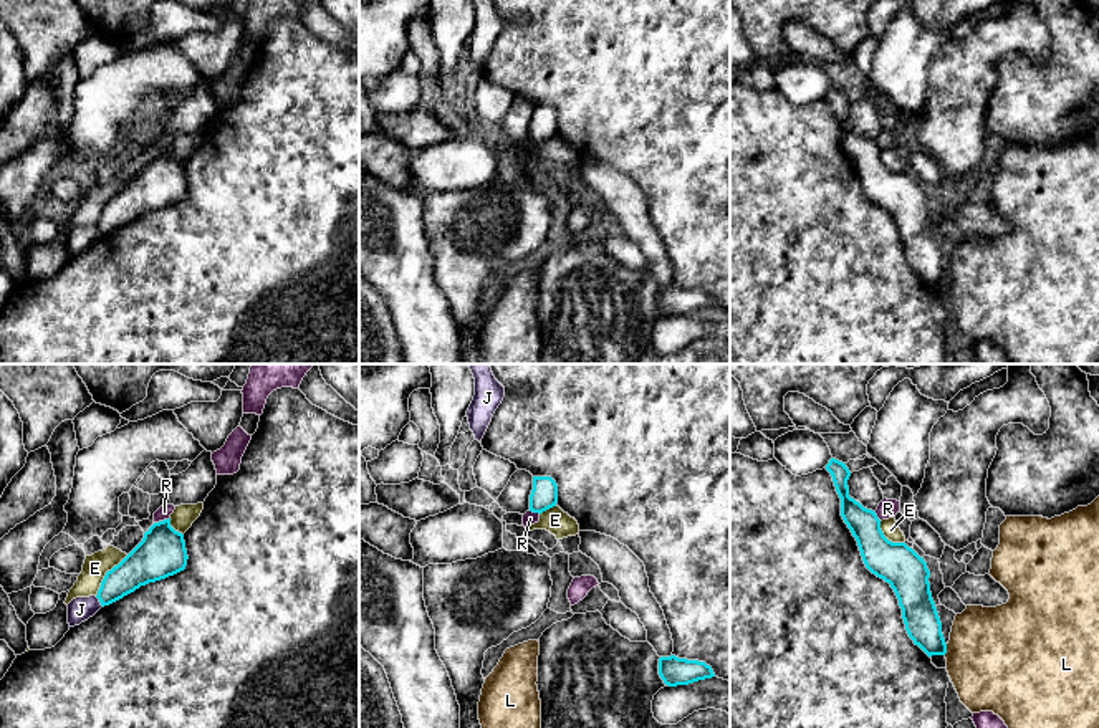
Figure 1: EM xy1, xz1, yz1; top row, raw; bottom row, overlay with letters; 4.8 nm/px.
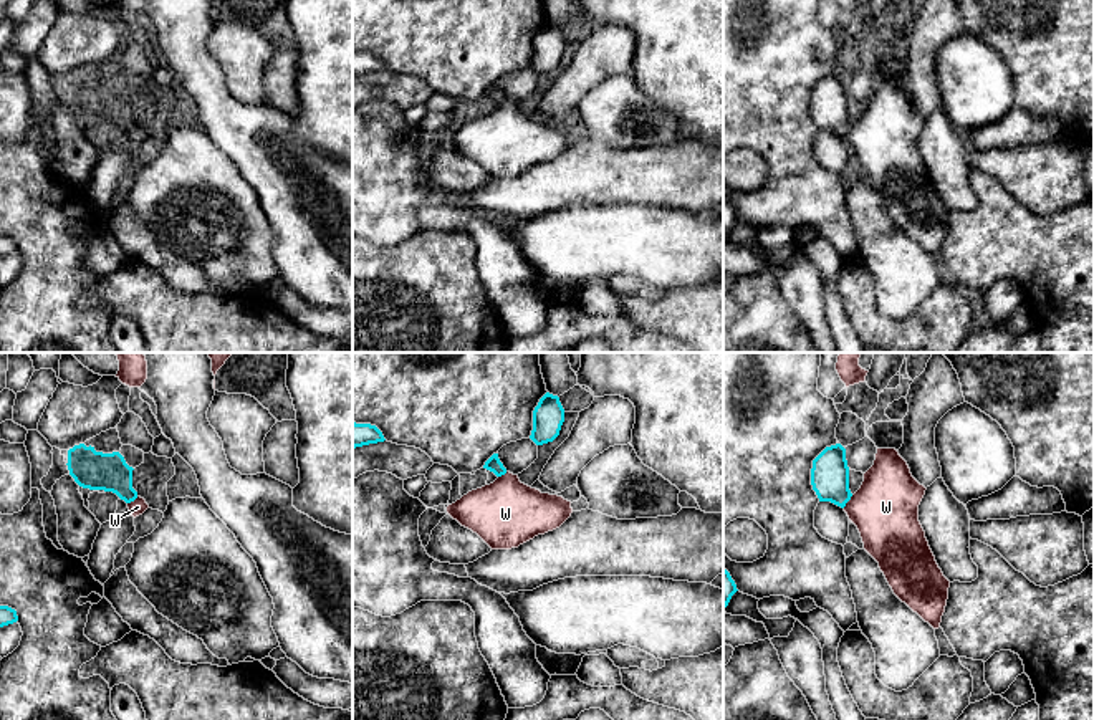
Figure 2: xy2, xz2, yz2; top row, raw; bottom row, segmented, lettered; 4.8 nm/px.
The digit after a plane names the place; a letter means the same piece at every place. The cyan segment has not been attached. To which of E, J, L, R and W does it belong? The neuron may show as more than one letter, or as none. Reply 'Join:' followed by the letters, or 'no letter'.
Join: W

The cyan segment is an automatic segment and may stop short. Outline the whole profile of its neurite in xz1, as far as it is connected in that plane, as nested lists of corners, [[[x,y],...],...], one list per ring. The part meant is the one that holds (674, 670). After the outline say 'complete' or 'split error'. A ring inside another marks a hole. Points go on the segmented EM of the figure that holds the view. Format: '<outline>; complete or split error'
[[[675,655],[659,659],[659,675],[669,687],[689,685],[715,677],[712,667],[705,662],[679,659]]]; complete

